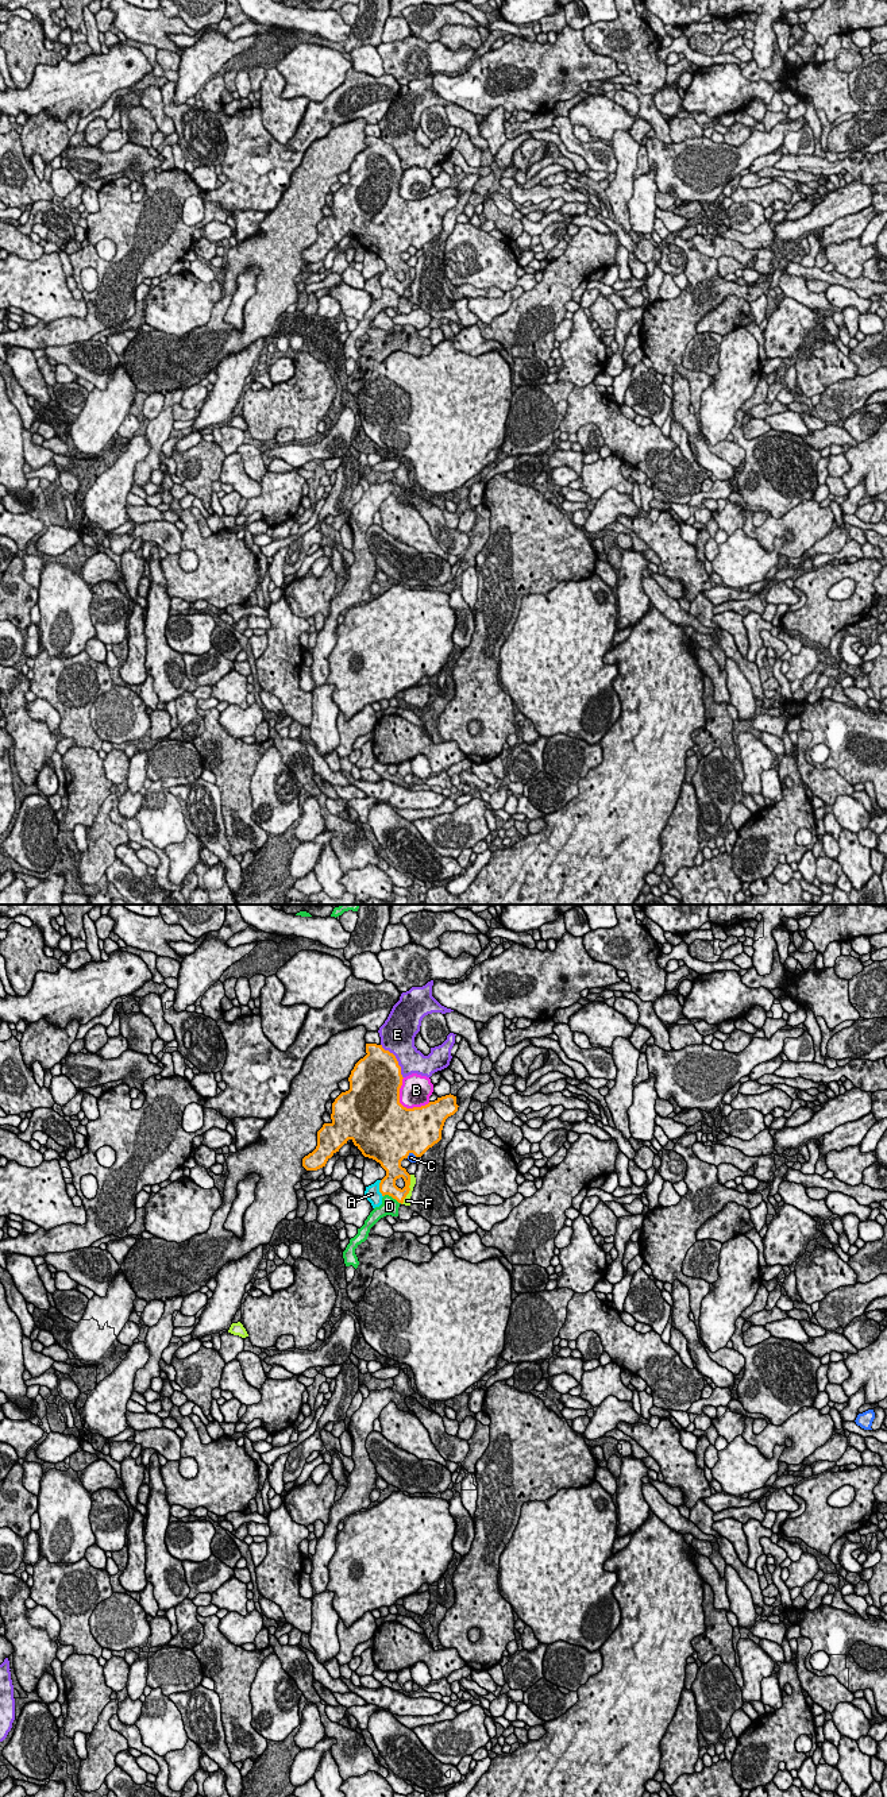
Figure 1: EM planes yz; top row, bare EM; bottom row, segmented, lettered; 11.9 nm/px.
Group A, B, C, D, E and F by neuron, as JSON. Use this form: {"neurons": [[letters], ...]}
{"neurons": [["A"], ["B"], ["C"], ["D"], ["E"], ["F"]]}

